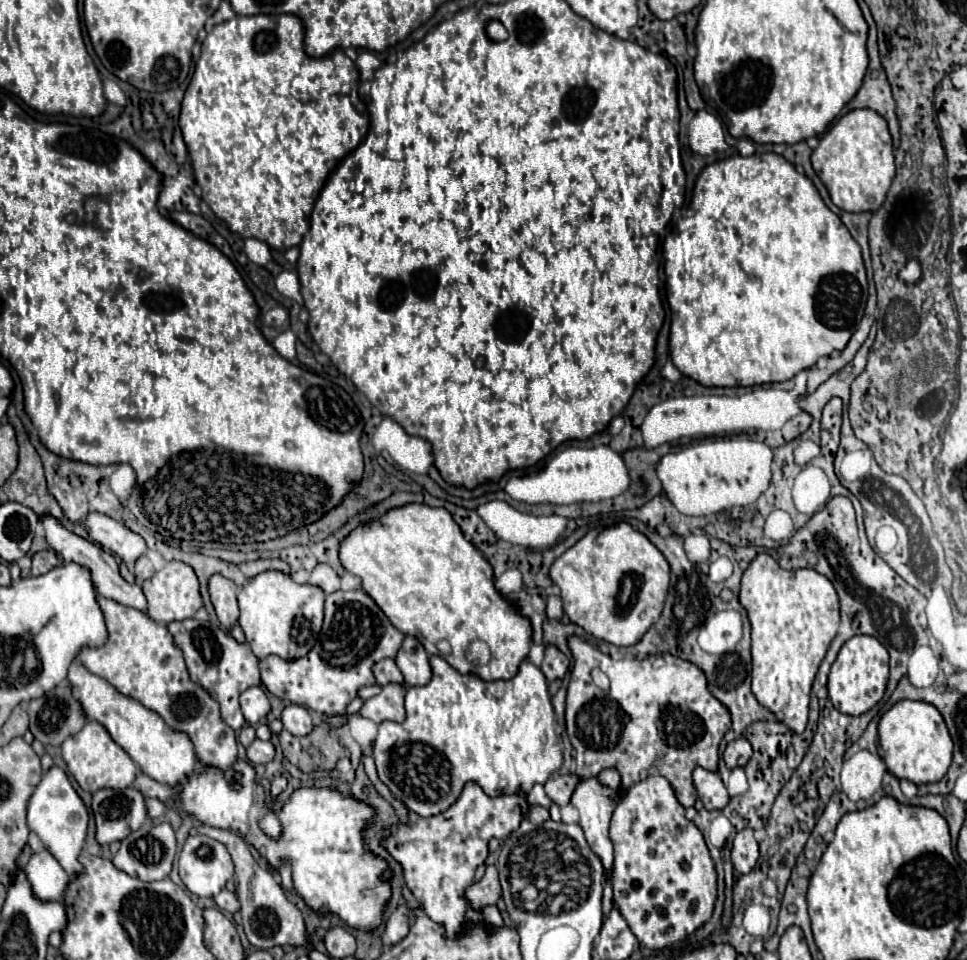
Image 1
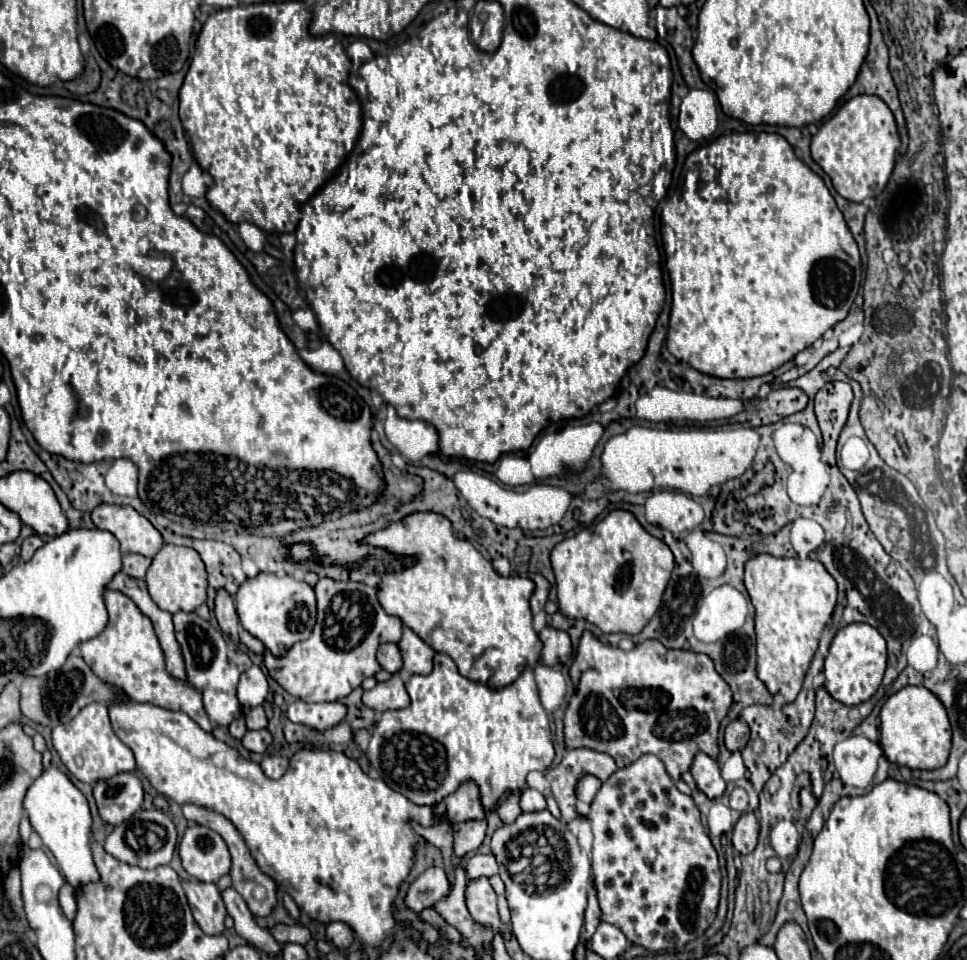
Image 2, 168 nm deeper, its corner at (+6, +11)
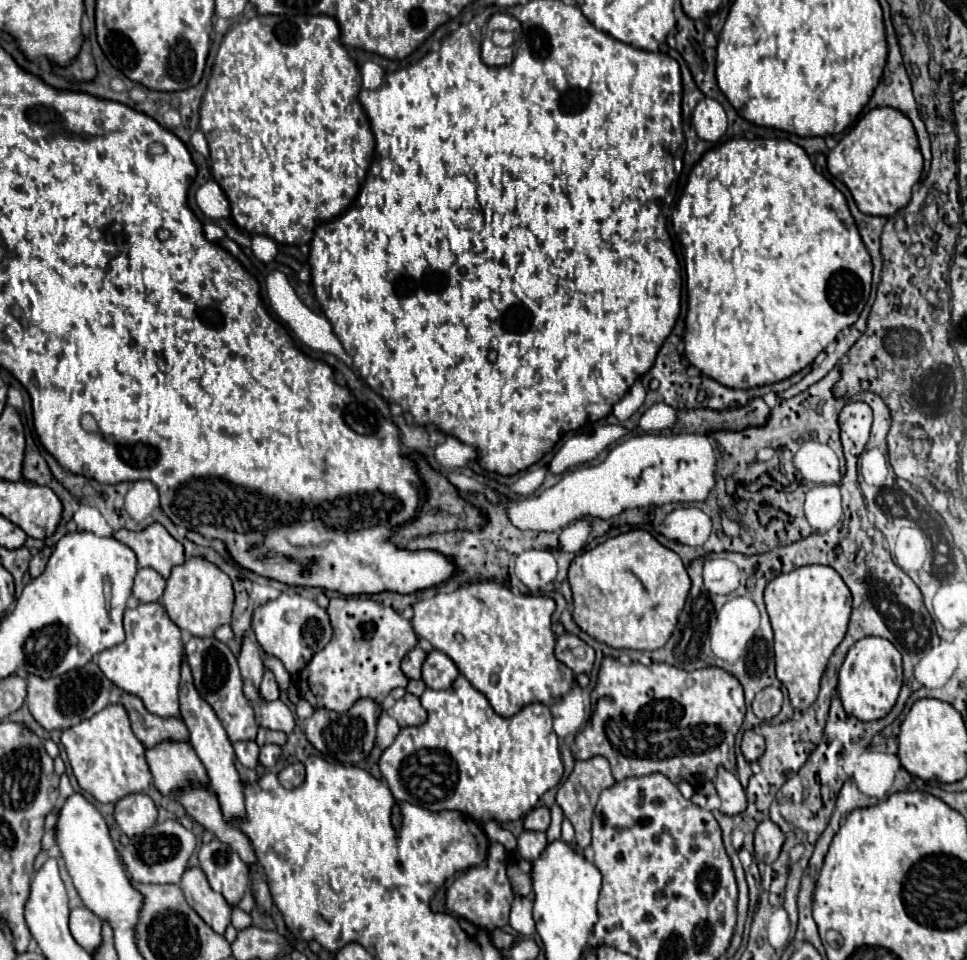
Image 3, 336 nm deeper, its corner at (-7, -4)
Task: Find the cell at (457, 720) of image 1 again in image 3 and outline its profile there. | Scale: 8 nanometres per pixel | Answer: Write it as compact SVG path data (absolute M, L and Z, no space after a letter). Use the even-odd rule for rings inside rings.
M458 676L448 690L426 688L420 700L428 710L428 720L420 726L402 728L392 746L388 746L380 758L380 772L398 802L410 802L434 812L454 808L482 822L494 818L504 824L522 818L536 806L546 790L560 782L564 766L548 706L530 704L512 718L502 718L492 710L486 696L464 676Z

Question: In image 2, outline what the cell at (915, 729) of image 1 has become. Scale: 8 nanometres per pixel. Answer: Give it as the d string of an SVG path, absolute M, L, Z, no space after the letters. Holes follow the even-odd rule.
M903 687L893 693L879 713L879 745L891 763L909 769L939 769L947 763L951 749L951 725L943 703L925 687Z

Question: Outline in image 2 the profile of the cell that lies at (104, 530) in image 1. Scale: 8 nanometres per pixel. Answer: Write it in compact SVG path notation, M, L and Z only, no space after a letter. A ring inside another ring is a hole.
M99 505L91 511L91 519L97 529L113 533L121 543L121 553L141 553L153 557L161 545L161 533L141 517L133 507Z

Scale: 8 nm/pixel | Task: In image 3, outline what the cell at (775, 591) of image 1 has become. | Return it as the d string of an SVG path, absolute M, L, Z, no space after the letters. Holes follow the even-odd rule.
M808 564L800 566L788 574L776 576L764 590L764 602L766 610L774 628L774 654L776 654L776 676L786 686L790 702L794 710L806 710L814 704L820 690L820 678L826 670L828 658L836 650L836 646L844 640L852 610L852 594L840 574L830 566L820 564Z

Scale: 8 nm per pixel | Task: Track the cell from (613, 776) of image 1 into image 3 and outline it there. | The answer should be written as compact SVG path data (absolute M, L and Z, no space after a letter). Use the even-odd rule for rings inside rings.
M594 756L590 760L576 760L572 774L562 782L562 786L556 792L556 804L562 808L564 816L572 822L576 830L576 844L580 848L590 846L590 816L594 810L594 804L598 802L598 796L602 790L610 788L614 784L614 778L610 776L610 764L602 756Z

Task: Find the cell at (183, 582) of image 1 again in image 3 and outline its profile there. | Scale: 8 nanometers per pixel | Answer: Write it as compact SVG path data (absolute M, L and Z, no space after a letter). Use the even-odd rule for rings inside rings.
M190 558L172 570L170 578L166 580L162 604L180 630L196 638L210 638L214 636L216 628L230 624L234 606L232 580L218 566L206 562L204 558Z

